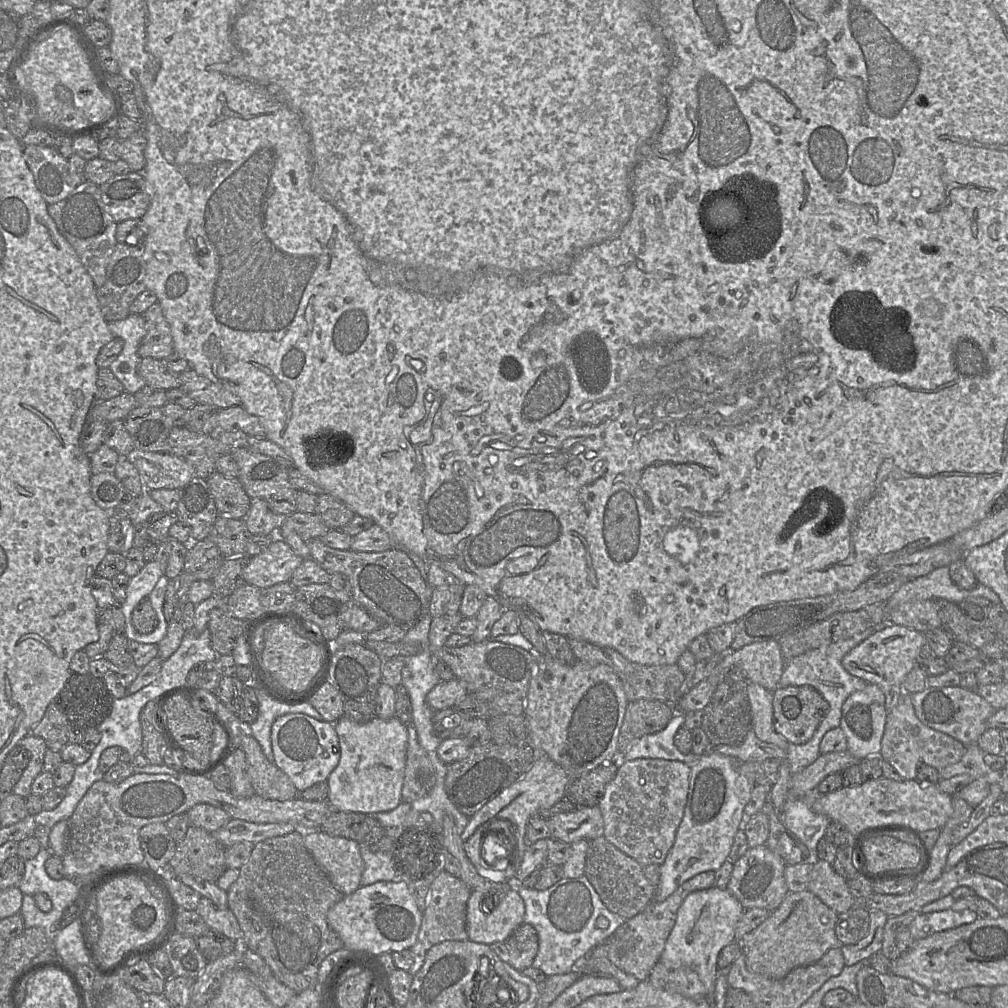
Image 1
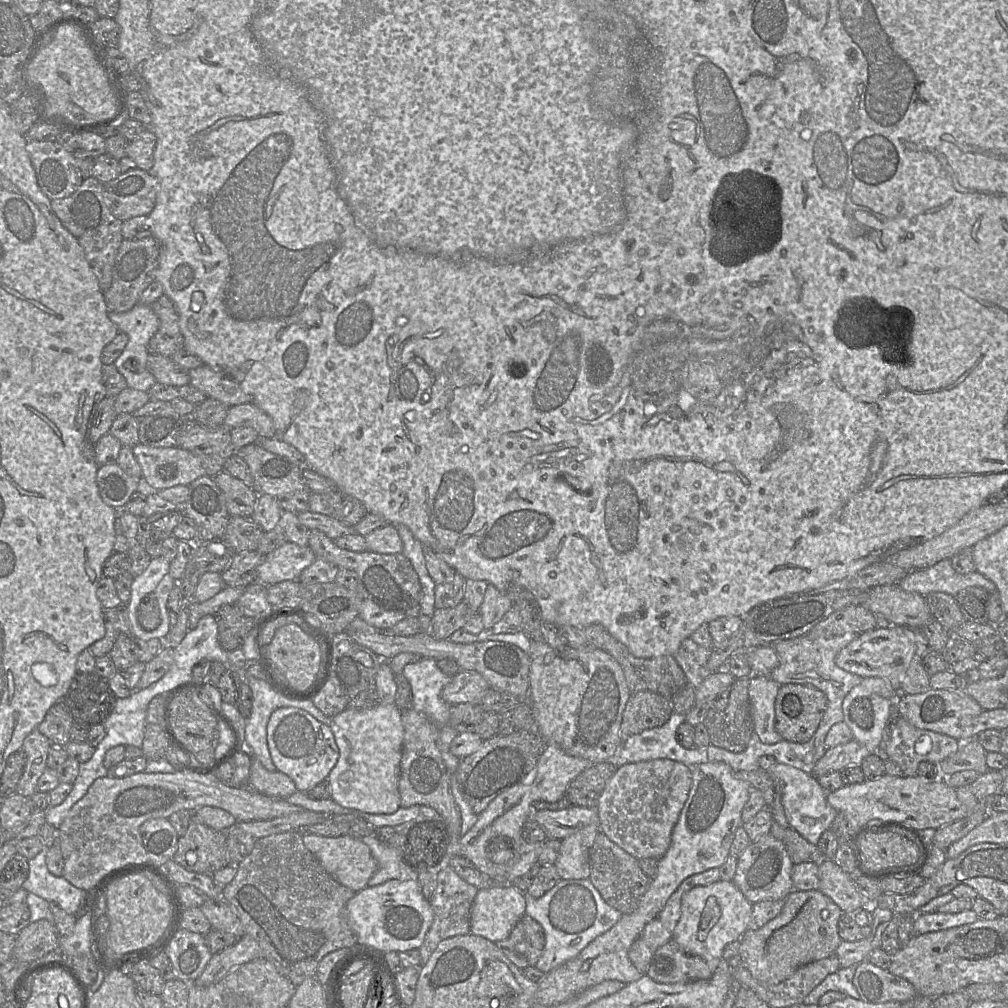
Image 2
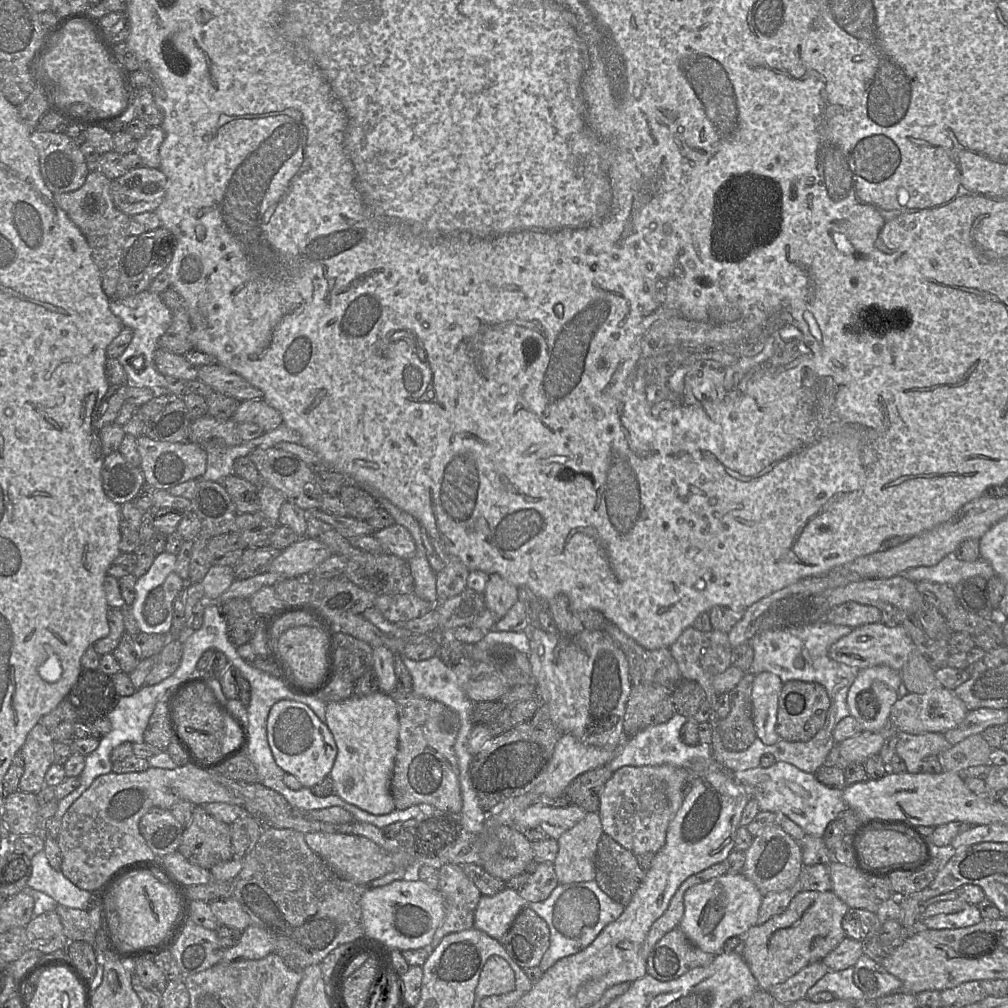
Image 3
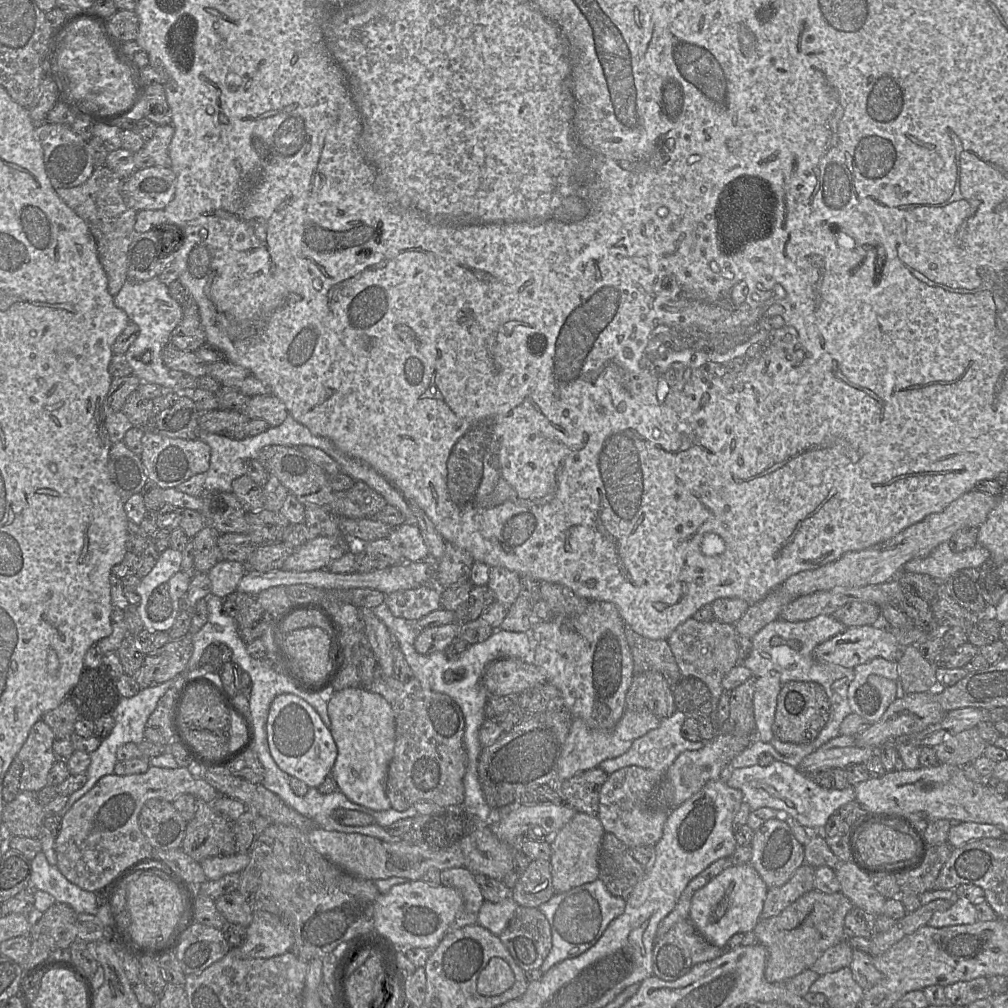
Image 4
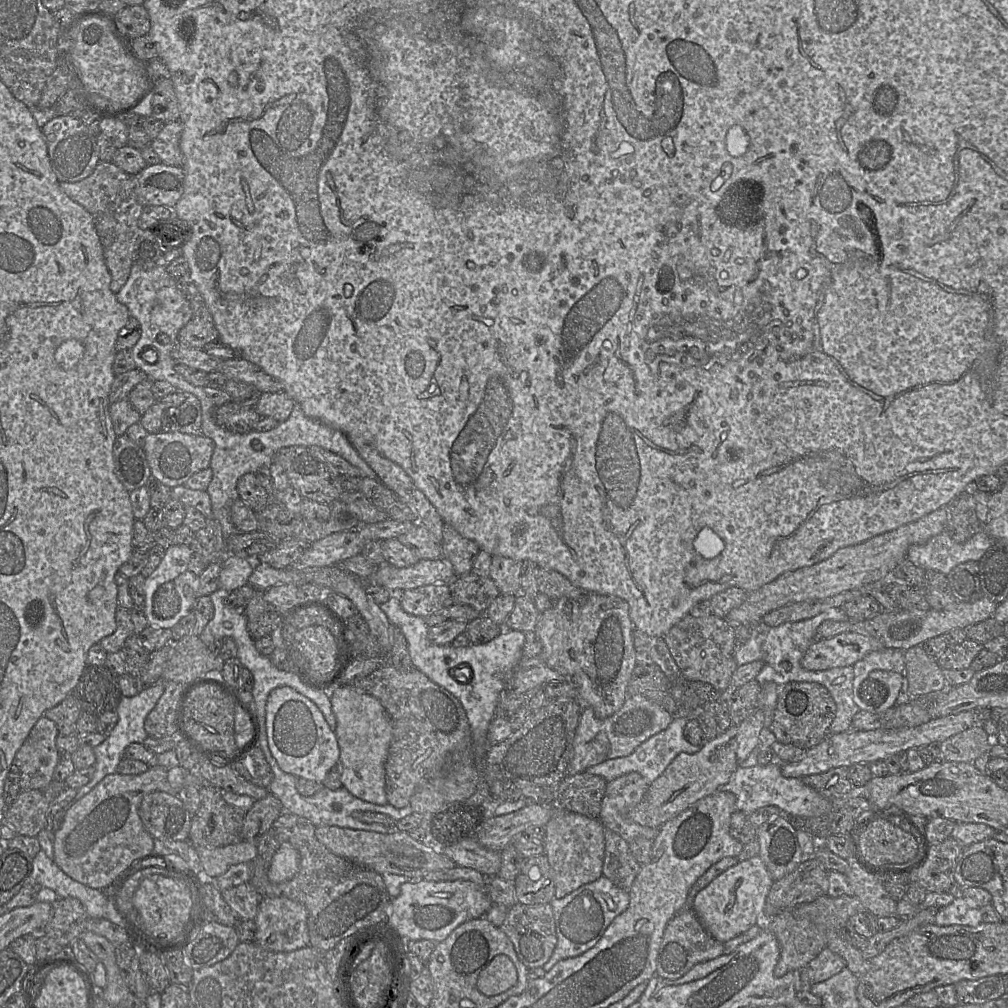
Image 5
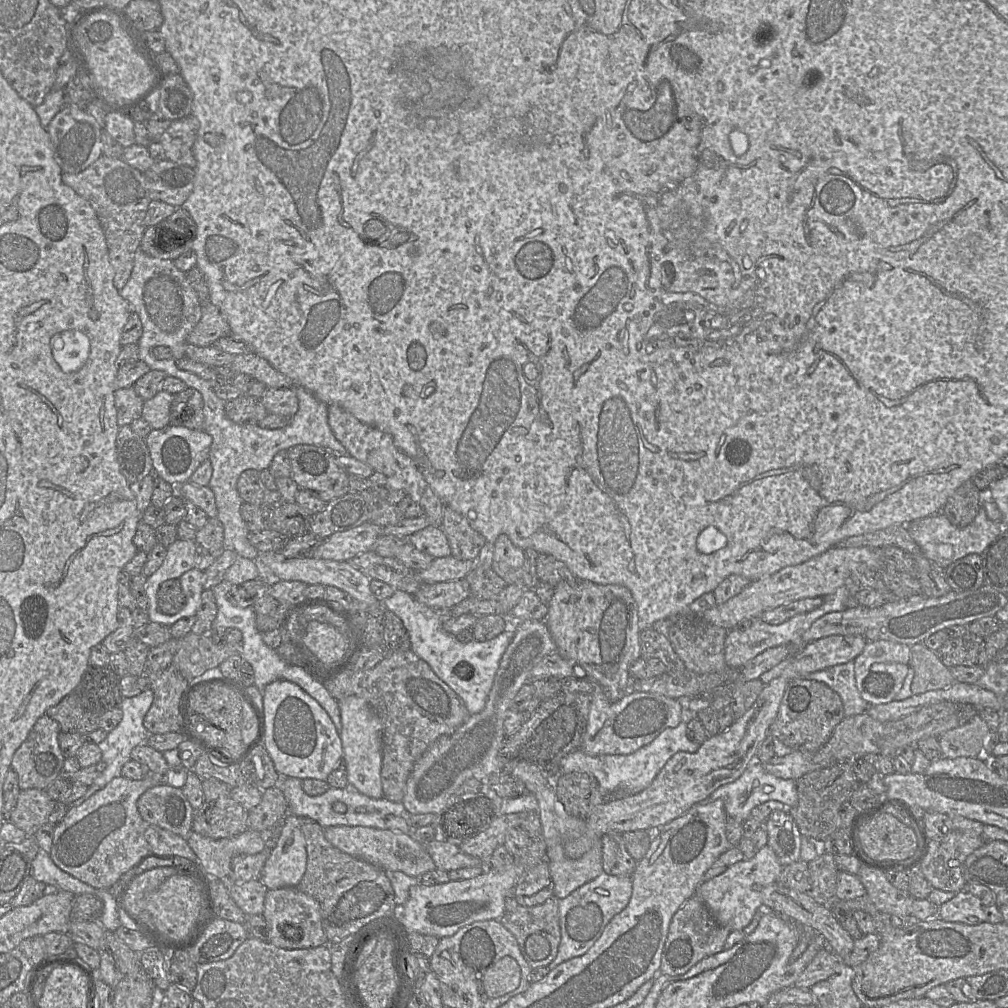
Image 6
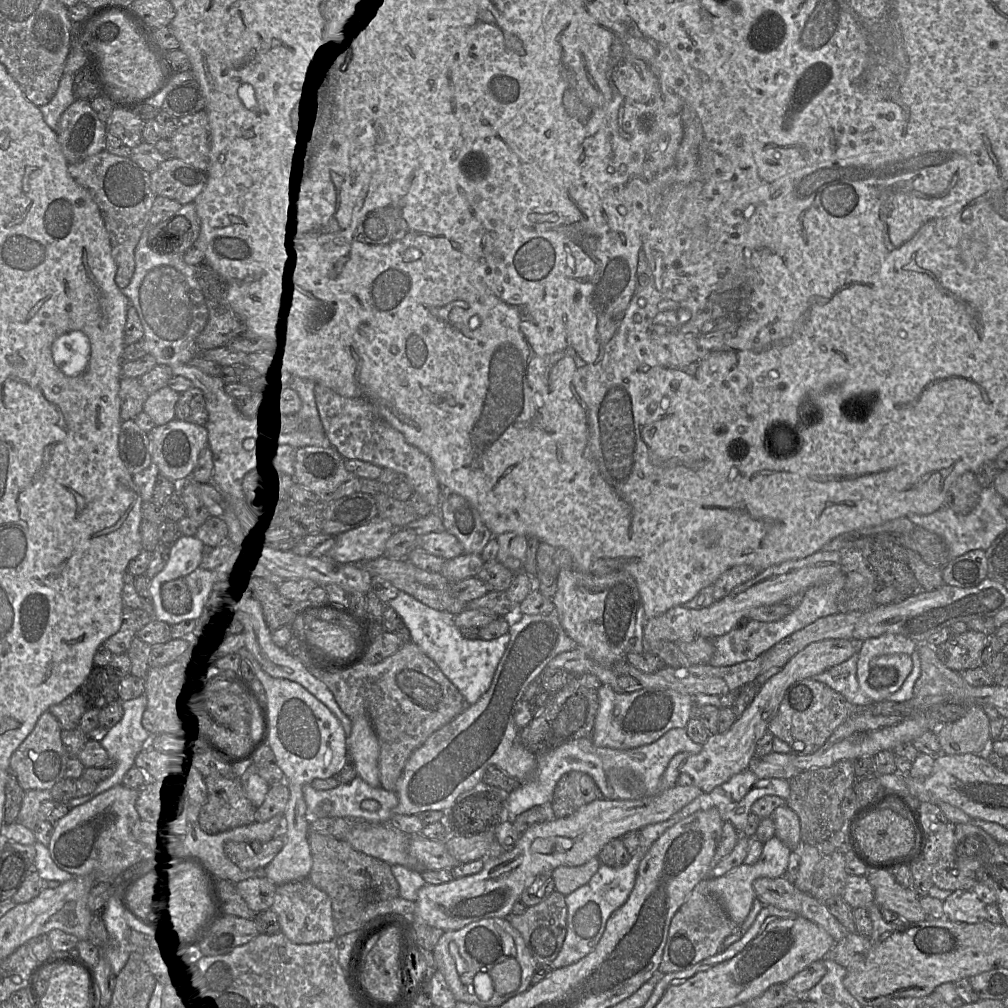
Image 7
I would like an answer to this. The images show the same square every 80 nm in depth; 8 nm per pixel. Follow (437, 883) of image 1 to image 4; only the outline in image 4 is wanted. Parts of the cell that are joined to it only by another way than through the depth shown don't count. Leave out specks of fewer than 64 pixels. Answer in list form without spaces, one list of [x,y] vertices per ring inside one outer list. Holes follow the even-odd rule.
[[[456,867],[441,871],[441,885],[456,889],[463,899],[463,904],[458,911],[455,920],[450,925],[449,931],[455,931],[464,926],[473,925],[477,923],[479,910],[485,901],[481,889],[475,880],[475,874],[466,867]]]

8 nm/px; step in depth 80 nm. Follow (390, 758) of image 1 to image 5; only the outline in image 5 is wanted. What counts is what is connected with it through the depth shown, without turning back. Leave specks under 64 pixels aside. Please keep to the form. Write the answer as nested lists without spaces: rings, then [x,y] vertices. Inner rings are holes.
[[[335,686],[331,706],[336,717],[340,757],[337,771],[344,788],[353,796],[377,805],[388,803],[385,793],[385,763],[392,740],[392,724],[380,701],[352,686]]]

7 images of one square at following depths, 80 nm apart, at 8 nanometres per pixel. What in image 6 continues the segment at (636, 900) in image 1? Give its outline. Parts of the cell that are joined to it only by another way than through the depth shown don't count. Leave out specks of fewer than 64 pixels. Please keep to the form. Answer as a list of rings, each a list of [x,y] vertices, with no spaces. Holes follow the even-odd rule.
[[[604,834],[601,842],[603,871],[609,875],[632,877],[637,861],[626,850],[622,835]]]

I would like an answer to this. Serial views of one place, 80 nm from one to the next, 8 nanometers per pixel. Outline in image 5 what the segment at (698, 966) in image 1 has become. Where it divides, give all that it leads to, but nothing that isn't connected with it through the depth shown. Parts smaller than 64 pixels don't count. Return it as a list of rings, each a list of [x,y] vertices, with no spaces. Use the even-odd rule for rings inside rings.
[[[754,856],[730,867],[700,890],[694,898],[693,910],[704,928],[716,940],[725,943],[765,920],[763,911],[773,883],[761,858]]]

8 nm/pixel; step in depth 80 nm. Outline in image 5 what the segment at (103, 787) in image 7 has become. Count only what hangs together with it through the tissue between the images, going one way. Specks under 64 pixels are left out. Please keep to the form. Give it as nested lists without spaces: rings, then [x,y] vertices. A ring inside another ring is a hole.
[[[163,681],[145,686],[144,689],[133,697],[122,697],[118,707],[118,721],[106,739],[98,746],[94,747],[96,761],[94,763],[95,772],[89,783],[77,790],[74,799],[64,807],[64,812],[67,812],[77,801],[87,795],[92,789],[107,775],[117,773],[117,766],[123,759],[125,748],[131,743],[142,743],[148,737],[144,728],[144,722],[149,712],[155,707],[159,698],[164,692]]]

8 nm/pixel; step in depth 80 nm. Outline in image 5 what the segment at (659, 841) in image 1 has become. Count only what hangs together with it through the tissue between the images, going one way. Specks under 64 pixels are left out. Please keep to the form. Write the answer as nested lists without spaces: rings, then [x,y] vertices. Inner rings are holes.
[[[637,772],[607,782],[598,817],[604,828],[617,833],[627,843],[637,837],[653,841],[658,828],[640,825],[628,818],[628,812],[642,800],[649,785]]]

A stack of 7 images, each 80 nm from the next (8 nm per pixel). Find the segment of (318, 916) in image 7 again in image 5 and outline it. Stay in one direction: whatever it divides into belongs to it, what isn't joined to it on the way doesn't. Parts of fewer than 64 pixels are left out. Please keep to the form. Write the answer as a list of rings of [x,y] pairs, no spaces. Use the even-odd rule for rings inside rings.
[[[286,897],[262,898],[254,919],[257,927],[254,942],[273,952],[294,951],[309,946],[308,911],[304,905]]]

